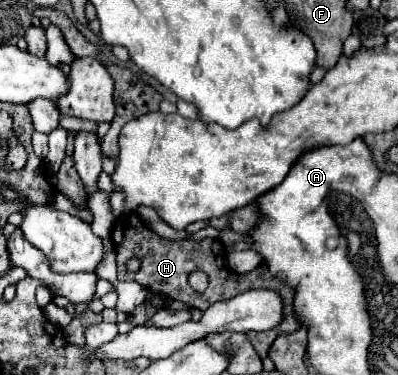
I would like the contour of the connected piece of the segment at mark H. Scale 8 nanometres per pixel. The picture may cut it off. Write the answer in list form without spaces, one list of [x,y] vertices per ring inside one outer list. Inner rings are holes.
[[[123,213],[115,219],[113,223],[113,231],[111,231],[111,239],[115,243],[115,251],[117,251],[117,273],[119,273],[119,281],[137,281],[141,287],[145,287],[149,293],[153,295],[165,295],[169,299],[175,301],[183,301],[183,303],[191,303],[193,307],[205,311],[209,305],[217,303],[217,301],[225,301],[231,299],[239,293],[245,293],[249,289],[279,289],[279,293],[293,303],[293,295],[295,291],[287,285],[277,281],[277,277],[273,277],[273,273],[267,269],[265,263],[261,263],[257,269],[249,271],[249,273],[229,273],[227,267],[223,265],[223,243],[215,241],[215,239],[201,239],[201,241],[167,241],[161,239],[159,235],[155,235],[143,221],[139,221],[137,213]],[[137,257],[141,259],[141,271],[139,273],[127,273],[125,271],[125,261]],[[195,269],[201,269],[209,275],[209,289],[205,293],[197,293],[191,289],[187,275]]]

